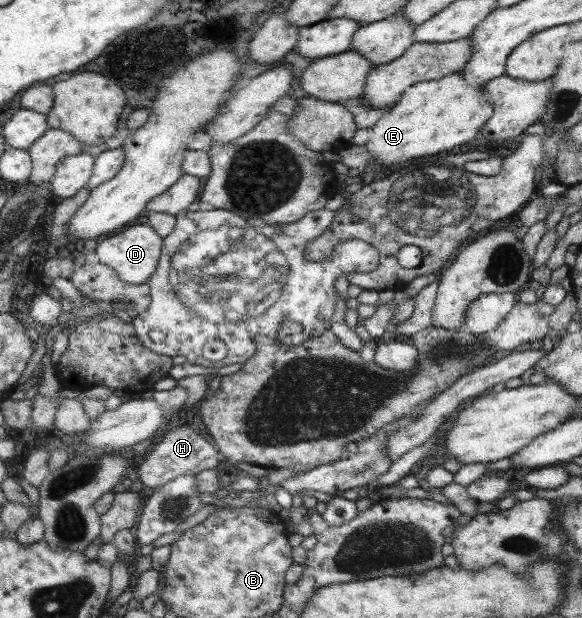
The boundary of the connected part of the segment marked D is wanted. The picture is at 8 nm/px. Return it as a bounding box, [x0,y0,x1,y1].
[95,224,163,285]

